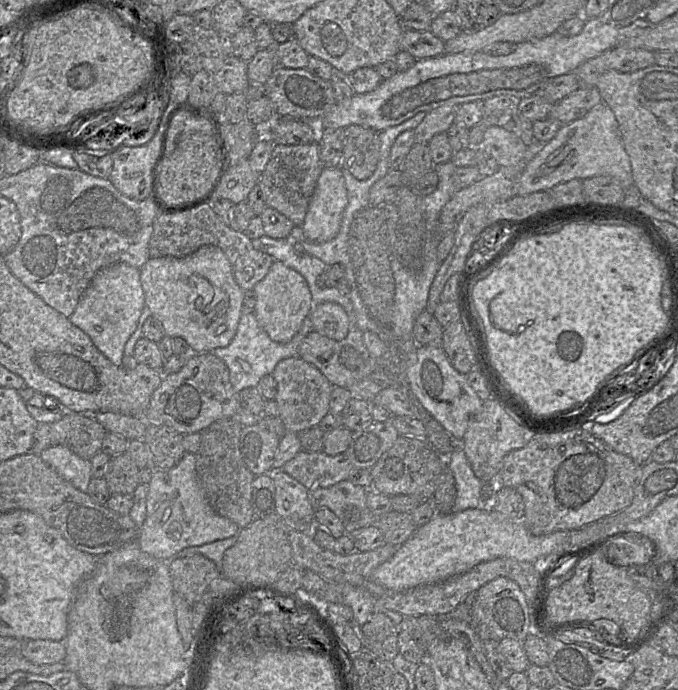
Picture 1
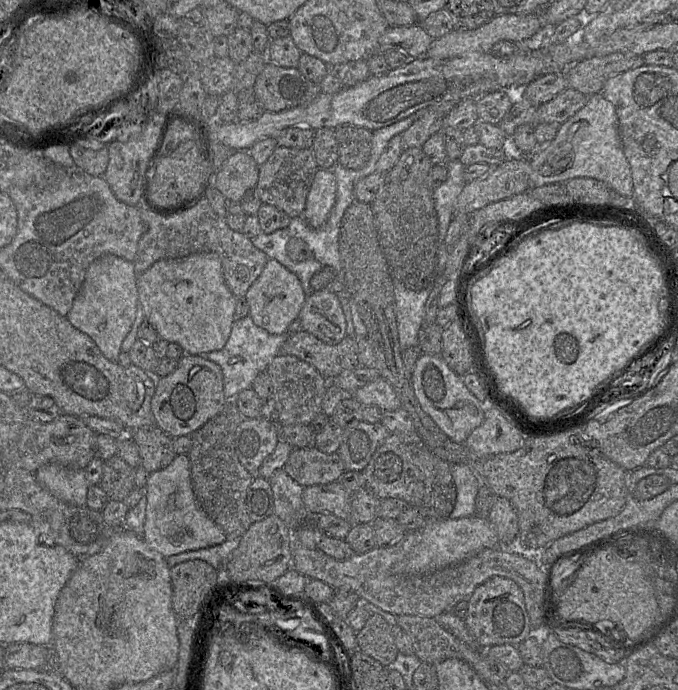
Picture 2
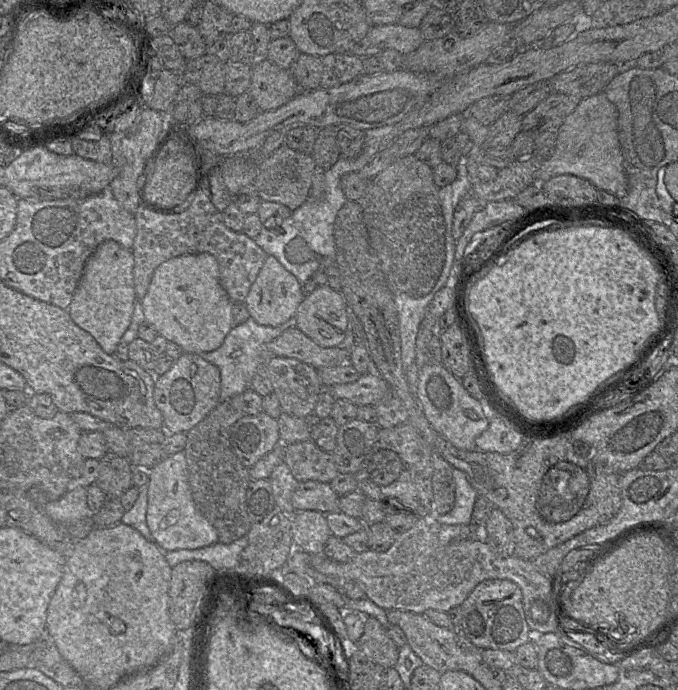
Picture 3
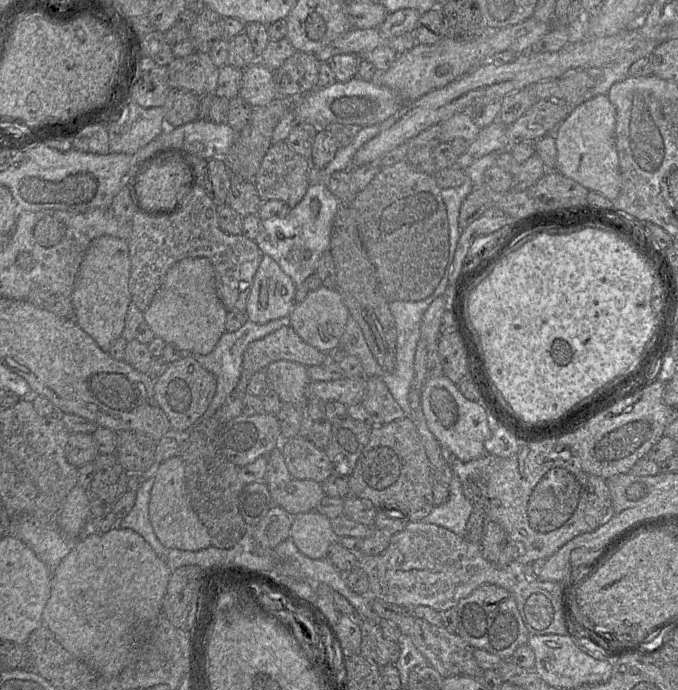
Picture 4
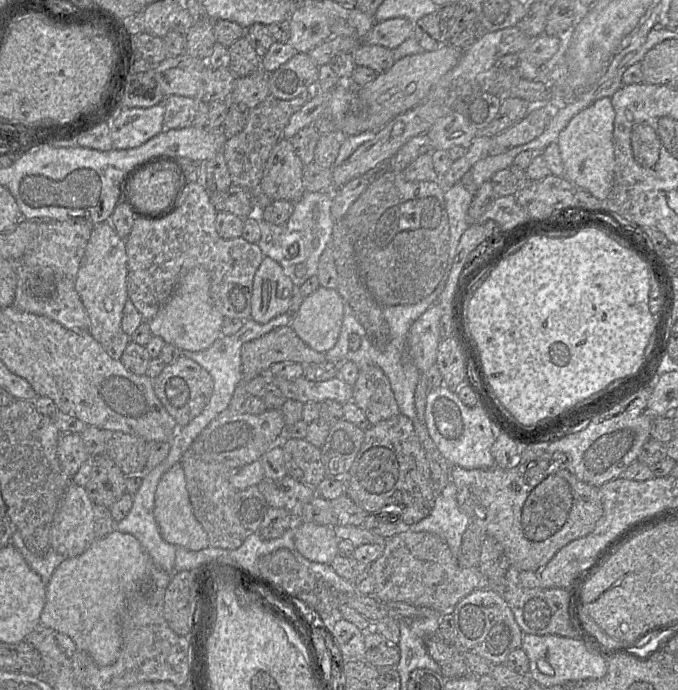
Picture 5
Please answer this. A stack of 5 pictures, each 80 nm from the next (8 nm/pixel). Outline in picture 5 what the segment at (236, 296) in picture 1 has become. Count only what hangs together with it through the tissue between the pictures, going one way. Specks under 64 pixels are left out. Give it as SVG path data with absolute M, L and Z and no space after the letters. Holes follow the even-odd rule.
M202 266L189 270L176 285L169 299L162 305L157 314L148 322L153 336L161 337L165 343L172 344L179 350L202 351L208 349L219 338L224 316L216 309L210 296L211 276Z

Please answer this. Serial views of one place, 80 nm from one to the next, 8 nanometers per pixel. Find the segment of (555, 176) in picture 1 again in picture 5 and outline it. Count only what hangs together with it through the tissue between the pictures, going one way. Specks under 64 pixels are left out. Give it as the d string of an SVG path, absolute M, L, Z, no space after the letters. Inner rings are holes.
M601 98L577 113L560 132L557 140L565 178L599 200L606 200L612 190L614 176L615 110L611 98Z

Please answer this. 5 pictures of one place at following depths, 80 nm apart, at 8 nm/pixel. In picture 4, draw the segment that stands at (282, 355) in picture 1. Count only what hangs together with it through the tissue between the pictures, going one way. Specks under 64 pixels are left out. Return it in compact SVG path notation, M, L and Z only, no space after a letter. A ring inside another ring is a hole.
M290 315L271 320L266 324L256 324L251 320L247 320L247 322L237 331L225 332L217 342L215 348L209 354L192 354L188 350L182 350L182 358L192 356L203 368L215 376L217 389L205 413L184 432L174 433L180 438L180 450L182 442L190 435L192 429L204 420L212 417L223 405L228 395L236 388L241 375L243 353L248 344L255 340L262 339L269 333L272 333L283 326L290 326Z

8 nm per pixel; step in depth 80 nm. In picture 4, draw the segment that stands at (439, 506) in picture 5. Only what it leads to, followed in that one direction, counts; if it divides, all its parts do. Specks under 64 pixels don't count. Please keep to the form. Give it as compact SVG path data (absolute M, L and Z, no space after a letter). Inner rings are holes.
M453 475L450 483L448 500L439 506L434 506L430 514L421 521L435 524L463 536L473 505L464 496L459 478Z

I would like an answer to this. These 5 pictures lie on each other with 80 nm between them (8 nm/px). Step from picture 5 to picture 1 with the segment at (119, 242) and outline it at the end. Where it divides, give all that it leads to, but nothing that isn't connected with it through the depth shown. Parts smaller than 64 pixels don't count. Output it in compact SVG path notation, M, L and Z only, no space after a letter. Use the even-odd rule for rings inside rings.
M120 262L104 267L95 273L69 319L73 325L90 337L106 358L114 365L121 366L125 344L136 330L144 306L140 271Z

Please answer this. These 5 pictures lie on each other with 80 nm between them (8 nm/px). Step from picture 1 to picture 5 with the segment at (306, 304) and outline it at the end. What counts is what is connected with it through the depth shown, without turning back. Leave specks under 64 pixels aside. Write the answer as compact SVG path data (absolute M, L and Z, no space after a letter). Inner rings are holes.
M264 256L253 280L251 319L265 324L288 311L294 285L279 263Z

